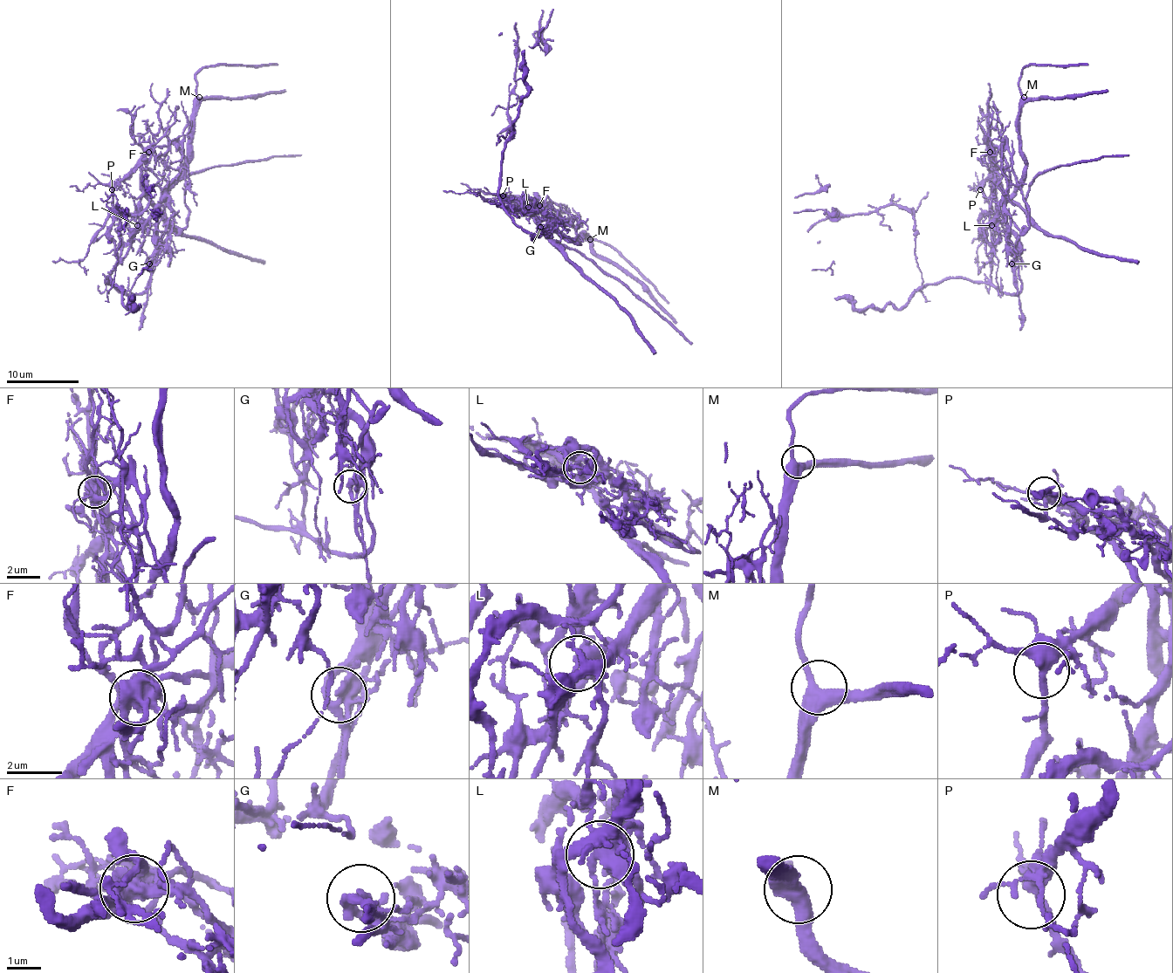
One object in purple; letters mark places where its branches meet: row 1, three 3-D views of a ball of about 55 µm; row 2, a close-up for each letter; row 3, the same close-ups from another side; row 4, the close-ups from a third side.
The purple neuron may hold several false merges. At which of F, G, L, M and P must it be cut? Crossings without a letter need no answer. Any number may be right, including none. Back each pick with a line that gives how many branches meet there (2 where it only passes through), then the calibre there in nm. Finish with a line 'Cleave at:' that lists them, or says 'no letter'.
F: Branches: 6. Thickness 550 nm
G: Branches: 6. Thickness 280 nm
L: Branches: 5. Thickness 360 nm
Cleave at: F, G, L

